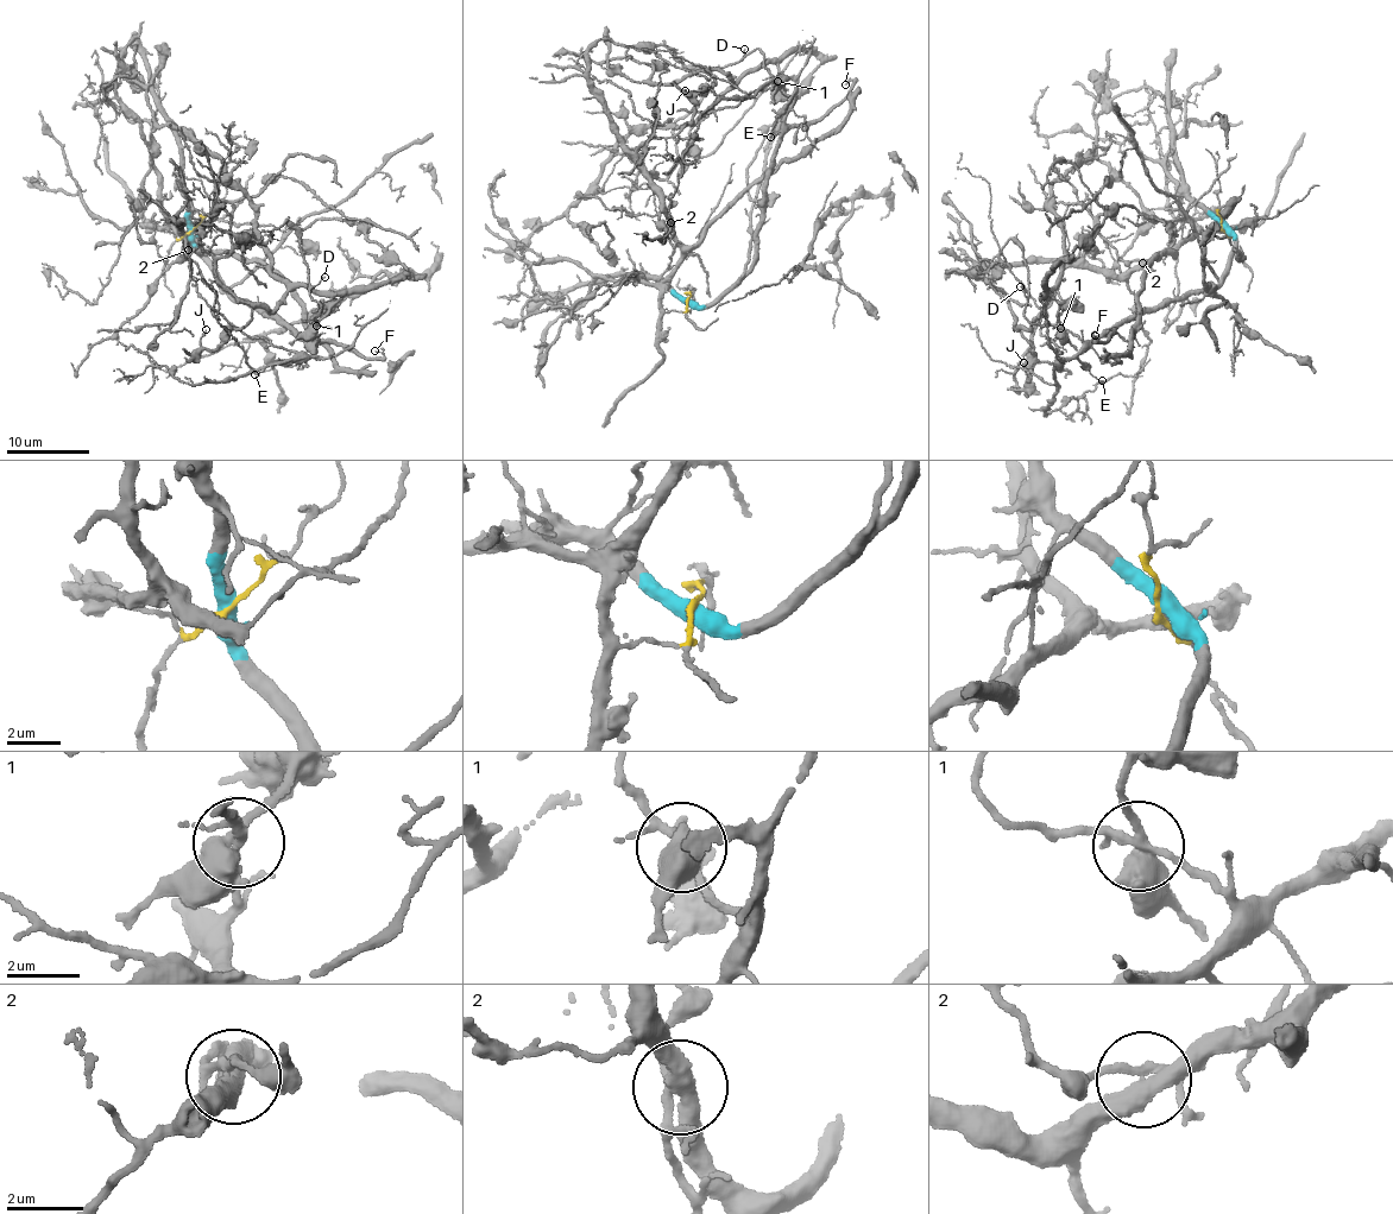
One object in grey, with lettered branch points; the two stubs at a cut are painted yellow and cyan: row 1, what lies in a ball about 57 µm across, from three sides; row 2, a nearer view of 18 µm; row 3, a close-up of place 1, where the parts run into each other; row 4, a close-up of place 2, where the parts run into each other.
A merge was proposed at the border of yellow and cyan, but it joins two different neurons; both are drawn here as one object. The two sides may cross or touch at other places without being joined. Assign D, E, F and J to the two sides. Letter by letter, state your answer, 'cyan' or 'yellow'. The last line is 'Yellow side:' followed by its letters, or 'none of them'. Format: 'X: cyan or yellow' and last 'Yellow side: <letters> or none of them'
D: cyan
E: cyan
F: cyan
J: yellow
Yellow side: J

